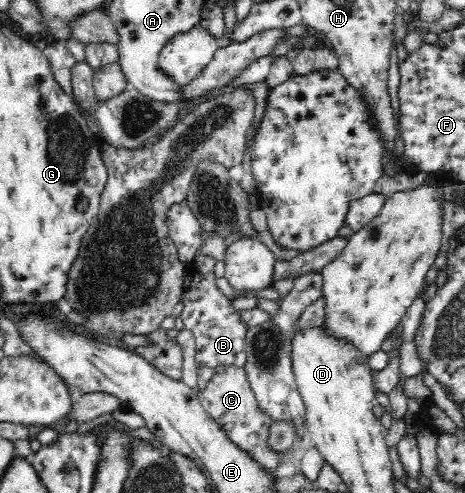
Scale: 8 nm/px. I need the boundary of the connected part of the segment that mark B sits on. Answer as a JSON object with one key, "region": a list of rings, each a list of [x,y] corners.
{"region":[[[196,254],[194,259],[187,263],[184,270],[184,283],[181,304],[183,311],[181,319],[185,330],[193,334],[197,345],[195,364],[197,369],[209,368],[213,371],[222,367],[235,367],[244,369],[246,364],[247,327],[239,319],[238,310],[233,307],[232,300],[221,293],[215,285],[213,271],[217,260],[210,256]]]}

